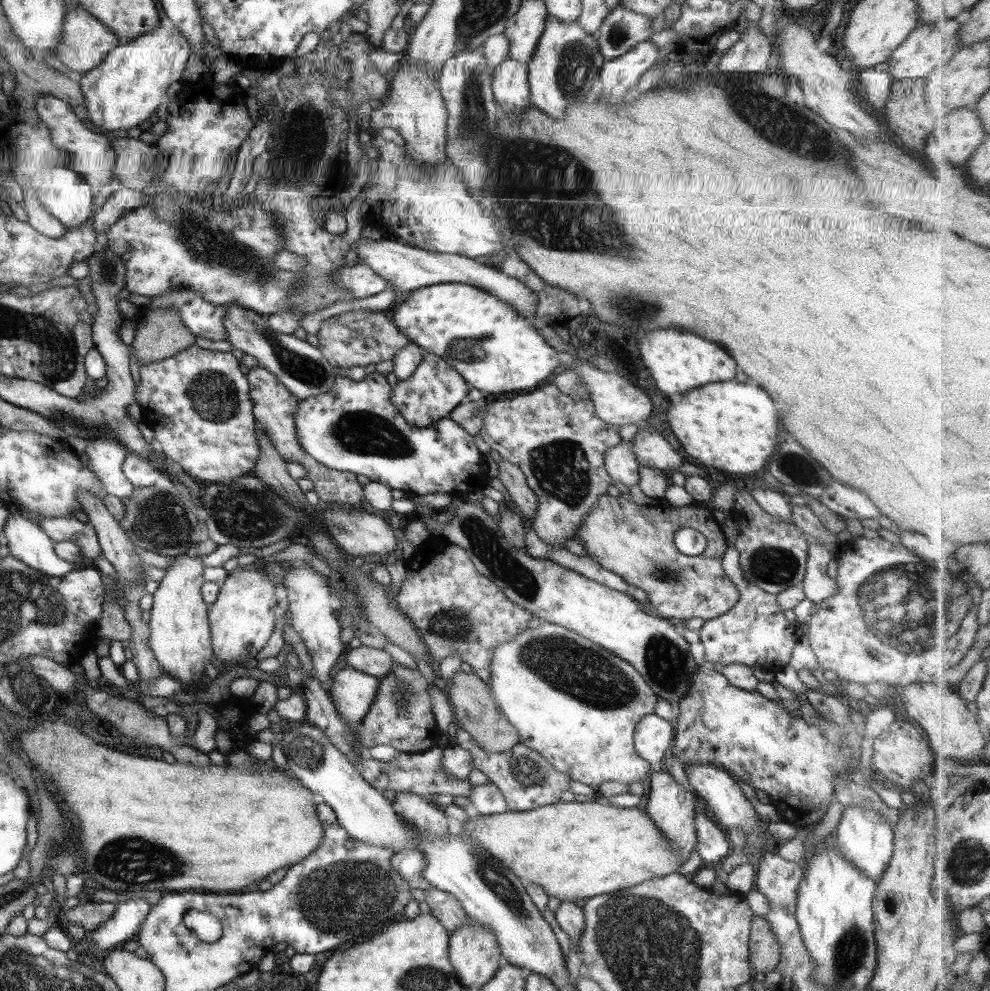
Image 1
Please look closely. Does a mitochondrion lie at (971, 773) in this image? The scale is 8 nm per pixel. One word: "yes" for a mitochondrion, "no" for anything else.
no

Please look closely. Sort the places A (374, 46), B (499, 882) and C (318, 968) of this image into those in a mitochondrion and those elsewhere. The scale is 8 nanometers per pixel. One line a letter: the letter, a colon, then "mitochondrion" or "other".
A: other
B: mitochondrion
C: other

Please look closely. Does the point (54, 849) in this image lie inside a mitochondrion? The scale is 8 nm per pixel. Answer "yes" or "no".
yes

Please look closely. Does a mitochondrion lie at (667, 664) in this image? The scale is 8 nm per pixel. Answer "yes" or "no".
yes

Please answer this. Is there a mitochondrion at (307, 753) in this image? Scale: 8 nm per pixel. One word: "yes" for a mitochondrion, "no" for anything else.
yes

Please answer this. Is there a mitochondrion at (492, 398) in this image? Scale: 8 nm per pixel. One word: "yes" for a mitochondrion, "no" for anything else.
no

